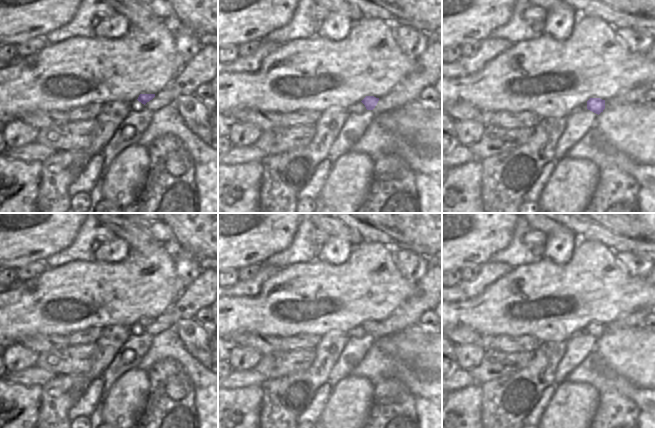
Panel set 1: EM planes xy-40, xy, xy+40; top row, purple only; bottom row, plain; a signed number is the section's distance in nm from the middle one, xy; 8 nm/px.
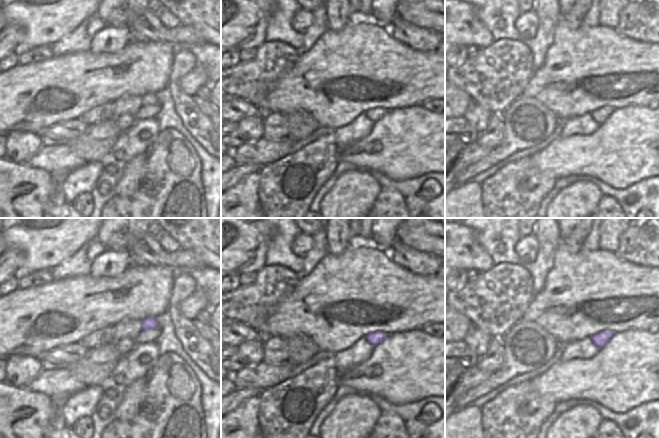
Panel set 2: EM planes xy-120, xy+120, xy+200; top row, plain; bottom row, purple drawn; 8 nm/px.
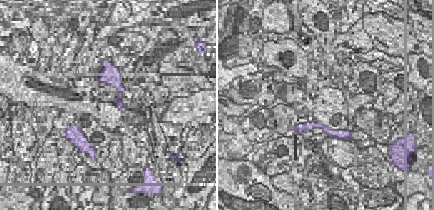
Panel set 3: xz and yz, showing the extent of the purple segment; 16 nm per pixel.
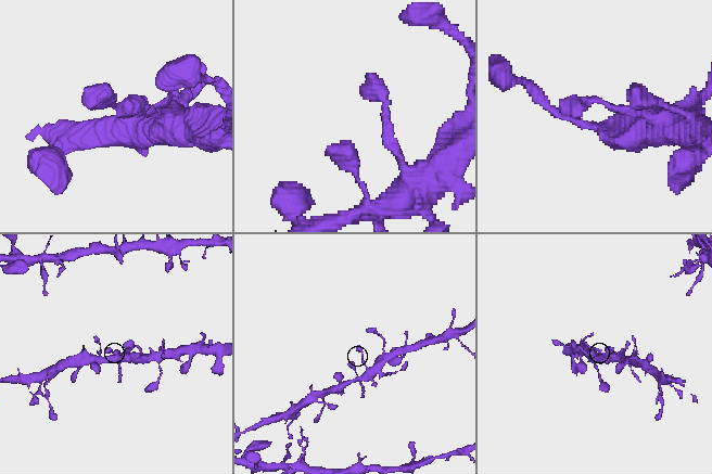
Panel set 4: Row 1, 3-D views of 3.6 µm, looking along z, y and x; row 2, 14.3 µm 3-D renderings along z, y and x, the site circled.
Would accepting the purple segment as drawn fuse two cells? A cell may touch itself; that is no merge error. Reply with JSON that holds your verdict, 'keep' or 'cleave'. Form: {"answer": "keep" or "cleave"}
{"answer": "keep"}

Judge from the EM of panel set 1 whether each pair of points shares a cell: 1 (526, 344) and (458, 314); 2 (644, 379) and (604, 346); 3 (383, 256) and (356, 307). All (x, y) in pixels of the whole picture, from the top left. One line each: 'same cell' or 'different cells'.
1: different cells
2: same cell
3: same cell

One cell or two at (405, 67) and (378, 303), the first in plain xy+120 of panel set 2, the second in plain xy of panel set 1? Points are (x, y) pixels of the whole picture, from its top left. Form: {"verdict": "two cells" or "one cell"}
{"verdict": "one cell"}

